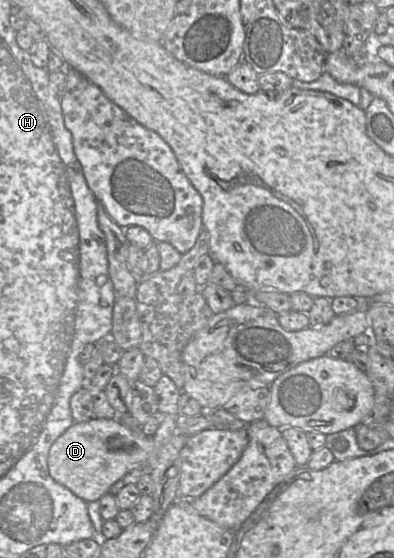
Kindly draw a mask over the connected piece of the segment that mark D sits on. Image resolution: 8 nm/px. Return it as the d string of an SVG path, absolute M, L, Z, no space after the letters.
M158 411L154 416L159 426L153 436L130 430L118 419L94 417L85 422L74 422L49 450L47 463L50 476L87 503L100 500L128 471L137 467L149 469L155 450L177 432L177 416Z

